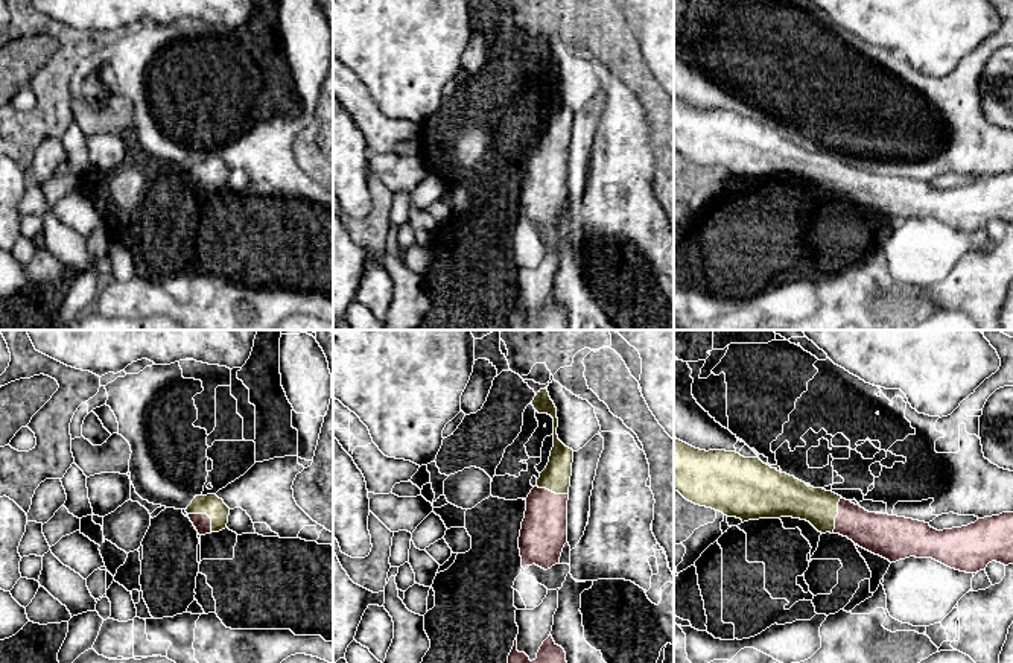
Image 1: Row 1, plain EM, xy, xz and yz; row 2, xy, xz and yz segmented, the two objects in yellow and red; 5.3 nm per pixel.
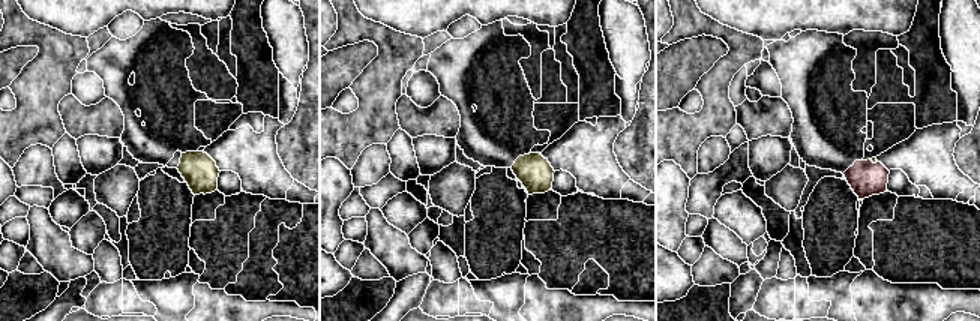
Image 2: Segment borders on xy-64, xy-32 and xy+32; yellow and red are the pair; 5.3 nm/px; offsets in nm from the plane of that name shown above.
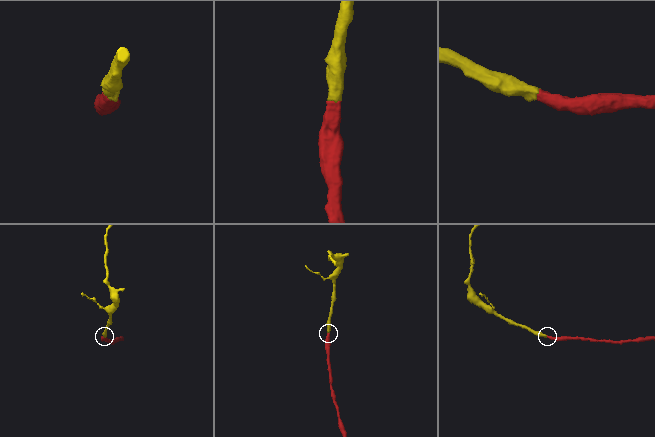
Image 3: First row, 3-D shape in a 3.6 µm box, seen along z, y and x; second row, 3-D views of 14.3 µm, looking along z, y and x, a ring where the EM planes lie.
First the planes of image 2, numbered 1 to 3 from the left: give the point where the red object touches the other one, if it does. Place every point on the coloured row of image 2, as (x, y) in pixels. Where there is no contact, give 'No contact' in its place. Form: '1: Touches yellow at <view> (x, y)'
1: No contact
2: Touches yellow at xy-32 (526, 188)
3: Touches yellow at xy+32 (874, 162)

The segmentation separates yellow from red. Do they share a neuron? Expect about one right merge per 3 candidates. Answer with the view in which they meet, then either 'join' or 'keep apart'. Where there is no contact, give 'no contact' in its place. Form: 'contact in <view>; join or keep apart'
contact in xy; join

